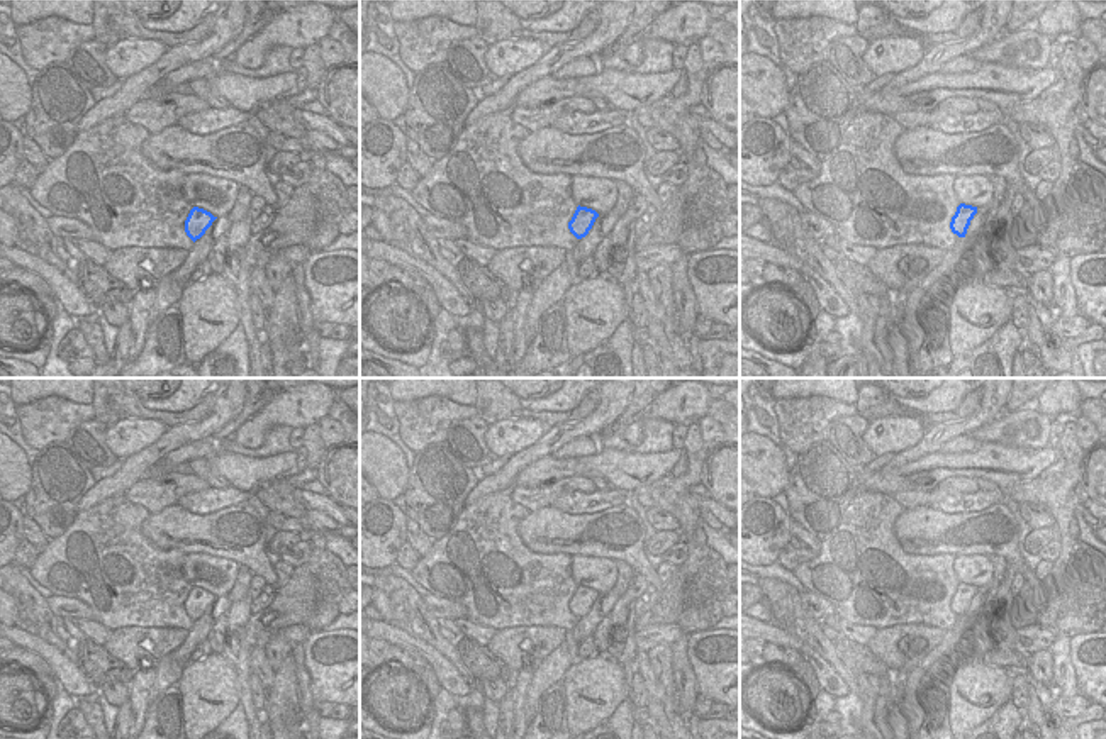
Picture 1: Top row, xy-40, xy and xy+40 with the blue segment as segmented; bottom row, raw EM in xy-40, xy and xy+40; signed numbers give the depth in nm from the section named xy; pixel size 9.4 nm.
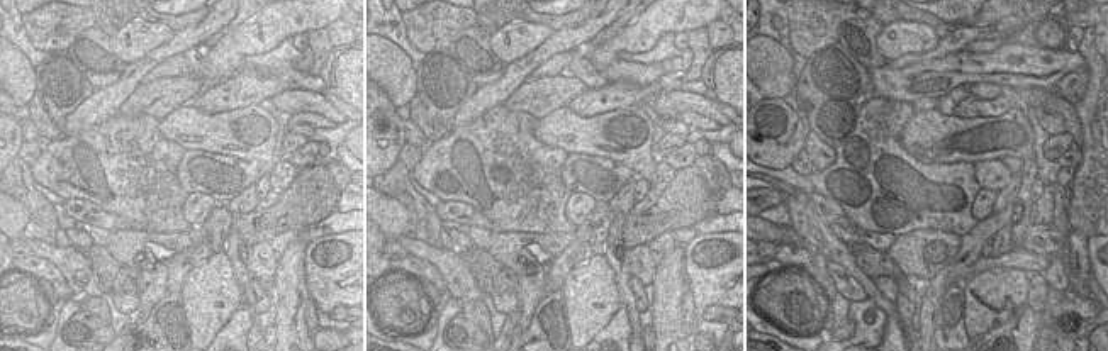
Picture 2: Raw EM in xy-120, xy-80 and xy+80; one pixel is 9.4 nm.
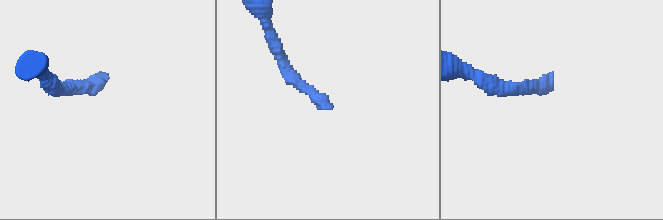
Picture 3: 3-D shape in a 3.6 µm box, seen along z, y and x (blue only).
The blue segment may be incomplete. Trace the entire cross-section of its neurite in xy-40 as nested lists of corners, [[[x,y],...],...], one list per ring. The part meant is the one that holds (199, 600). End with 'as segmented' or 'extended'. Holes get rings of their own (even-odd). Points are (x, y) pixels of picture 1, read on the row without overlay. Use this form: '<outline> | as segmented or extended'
[[[193,586],[185,600],[185,612],[195,622],[212,605],[214,597],[210,592]]] | as segmented

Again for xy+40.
[[[960,583],[952,597],[950,608],[958,617],[974,614],[980,605],[980,600],[987,595],[987,590],[972,585]]] | extended

